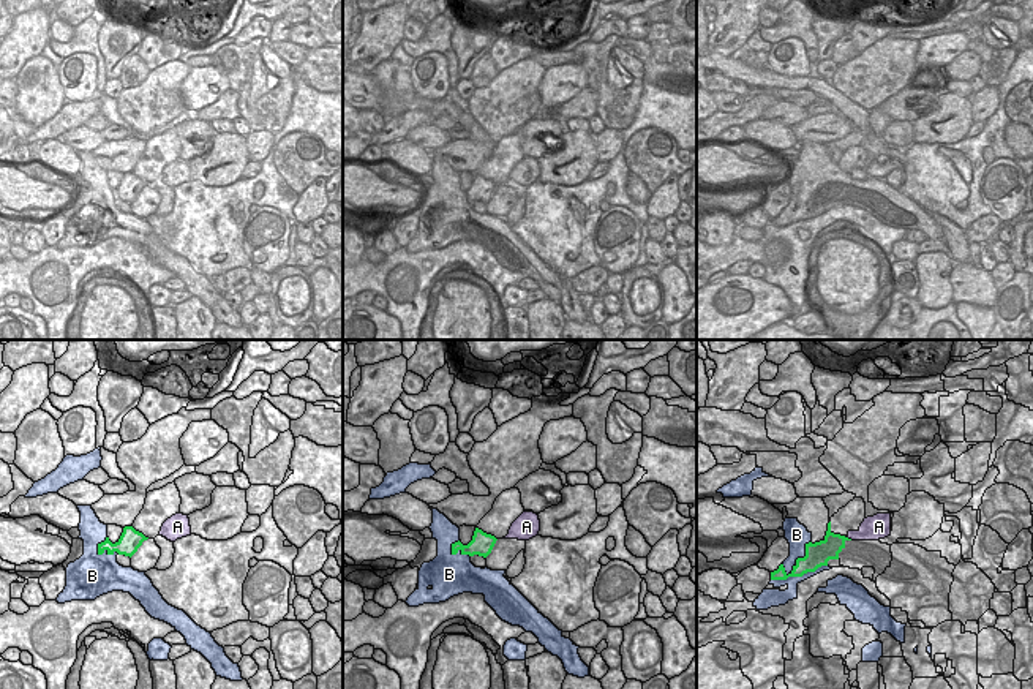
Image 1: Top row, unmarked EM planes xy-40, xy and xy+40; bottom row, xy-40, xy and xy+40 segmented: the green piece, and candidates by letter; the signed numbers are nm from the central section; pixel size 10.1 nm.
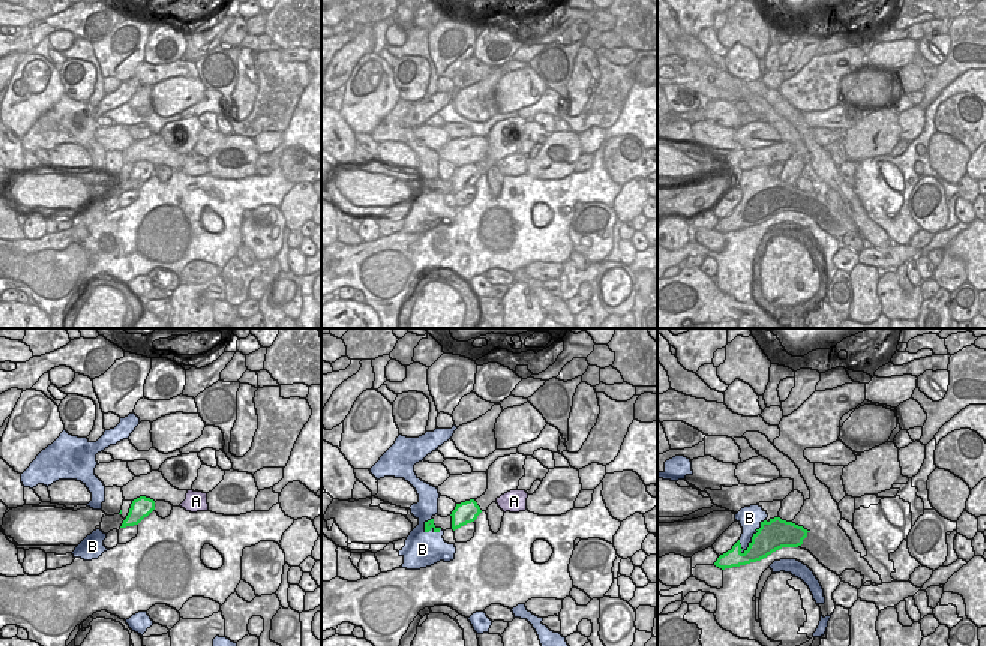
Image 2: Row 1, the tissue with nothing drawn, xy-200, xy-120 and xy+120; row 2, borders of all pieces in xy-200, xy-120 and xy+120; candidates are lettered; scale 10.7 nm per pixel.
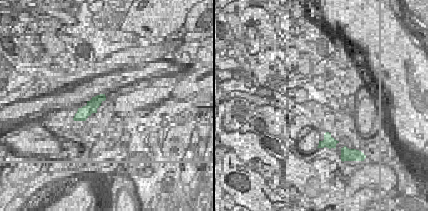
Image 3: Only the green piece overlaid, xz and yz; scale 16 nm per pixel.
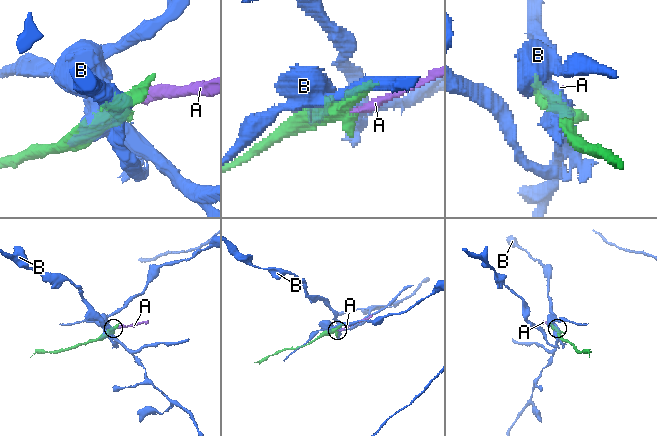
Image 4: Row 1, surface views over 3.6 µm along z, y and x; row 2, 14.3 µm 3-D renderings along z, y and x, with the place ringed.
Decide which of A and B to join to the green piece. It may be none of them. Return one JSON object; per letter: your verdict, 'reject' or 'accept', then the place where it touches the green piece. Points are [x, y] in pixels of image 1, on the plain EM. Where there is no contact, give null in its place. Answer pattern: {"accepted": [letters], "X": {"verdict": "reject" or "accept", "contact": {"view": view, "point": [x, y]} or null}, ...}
{"accepted": [], "A": {"verdict": "reject", "contact": {"view": "xy+40", "point": [847, 184]}}, "B": {"verdict": "reject", "contact": {"view": "xy+40", "point": [798, 222]}}}

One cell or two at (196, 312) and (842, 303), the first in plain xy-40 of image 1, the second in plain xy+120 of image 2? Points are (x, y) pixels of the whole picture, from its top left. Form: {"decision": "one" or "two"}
{"decision": "two"}

